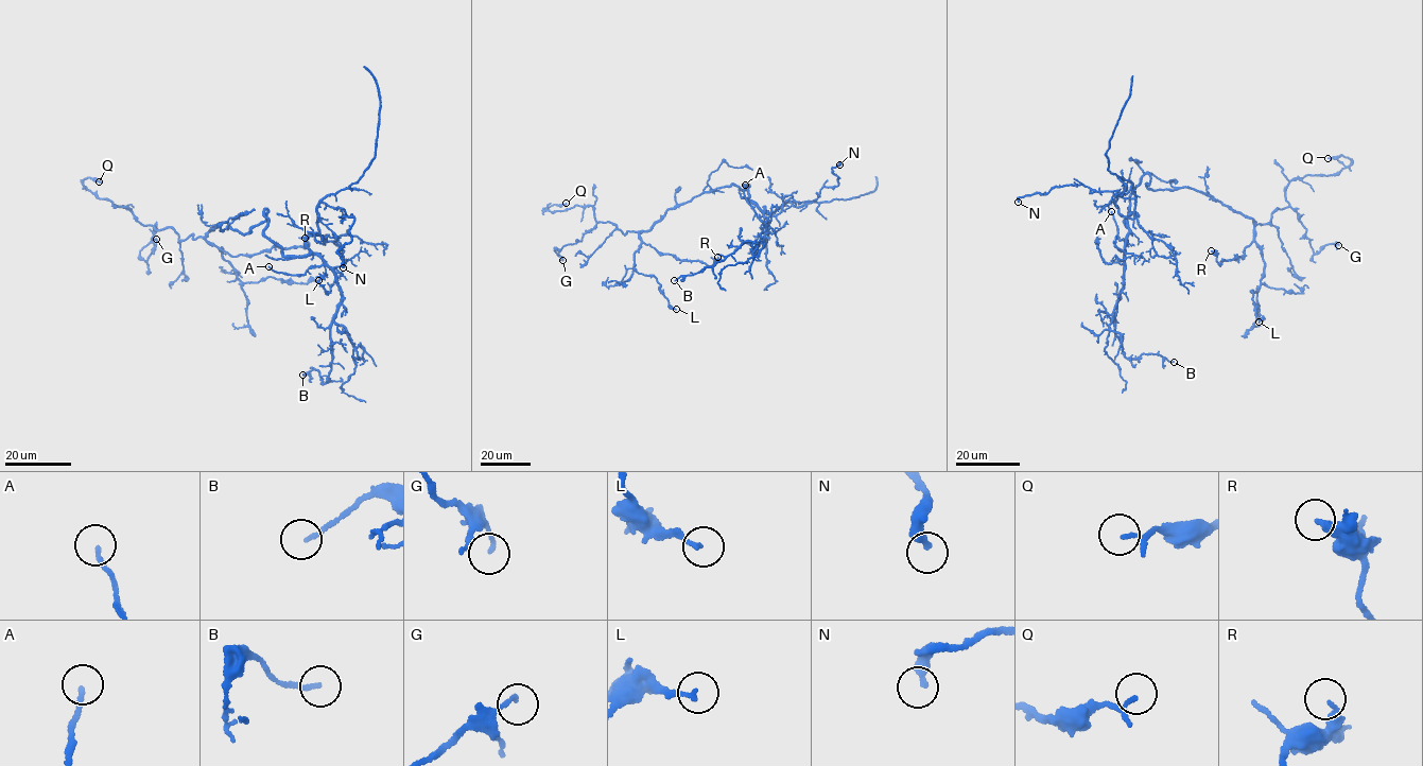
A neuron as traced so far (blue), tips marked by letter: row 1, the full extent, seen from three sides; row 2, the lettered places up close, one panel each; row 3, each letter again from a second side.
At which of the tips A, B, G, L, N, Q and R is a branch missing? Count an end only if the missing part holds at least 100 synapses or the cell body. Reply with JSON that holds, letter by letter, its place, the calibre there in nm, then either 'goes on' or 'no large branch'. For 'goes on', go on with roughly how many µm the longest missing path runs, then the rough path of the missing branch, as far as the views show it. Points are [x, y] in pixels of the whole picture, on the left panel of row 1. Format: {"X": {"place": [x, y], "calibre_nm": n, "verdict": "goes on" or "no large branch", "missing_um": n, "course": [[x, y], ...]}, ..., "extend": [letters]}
{"A": {"place": [269, 266], "calibre_nm": 170, "verdict": "no large branch"}, "B": {"place": [302, 375], "calibre_nm": 140, "verdict": "no large branch"}, "G": {"place": [156, 239], "calibre_nm": 150, "verdict": "no large branch"}, "L": {"place": [318, 280], "calibre_nm": 160, "verdict": "no large branch"}, "N": {"place": [343, 267], "calibre_nm": 340, "verdict": "no large branch"}, "Q": {"place": [99, 181], "calibre_nm": 110, "verdict": "no large branch"}, "R": {"place": [305, 238], "calibre_nm": 200, "verdict": "no large branch"}, "extend": []}

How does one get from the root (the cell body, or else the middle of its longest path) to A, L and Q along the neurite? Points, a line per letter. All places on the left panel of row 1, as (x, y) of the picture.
A: (250, 230), (265, 220), (265, 209), (264, 234), (283, 256), (314, 255), (324, 264), (294, 275), (269, 266)
L: (250, 230), (239, 232), (225, 221), (206, 239), (241, 281), (270, 276), (297, 283), (318, 280)
Q: (250, 230), (239, 232), (225, 221), (179, 241), (172, 228), (153, 229), (97, 197), (83, 180), (99, 181)

